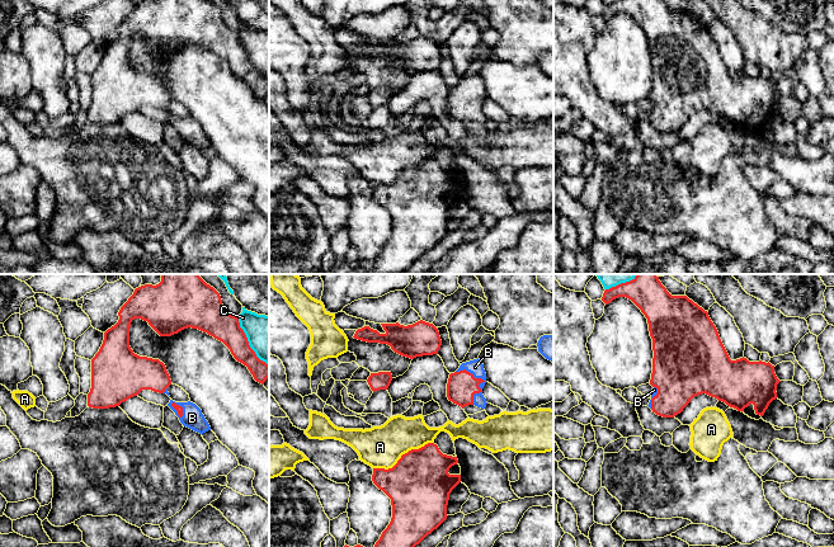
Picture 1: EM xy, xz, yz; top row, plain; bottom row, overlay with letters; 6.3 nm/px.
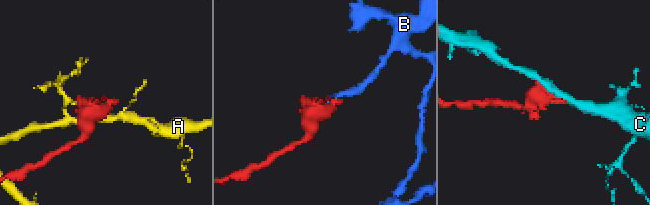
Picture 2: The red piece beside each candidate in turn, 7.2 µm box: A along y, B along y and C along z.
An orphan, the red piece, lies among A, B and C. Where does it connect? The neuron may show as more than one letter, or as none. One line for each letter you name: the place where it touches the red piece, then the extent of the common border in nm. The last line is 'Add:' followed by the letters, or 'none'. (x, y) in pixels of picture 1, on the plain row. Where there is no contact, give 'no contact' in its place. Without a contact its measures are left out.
B: contact xz (483, 97); length 240 nm
Add: B

